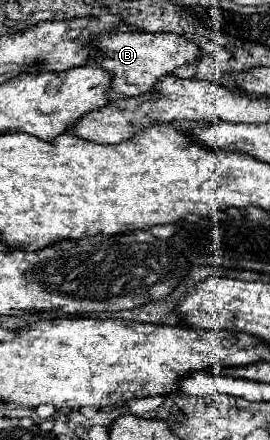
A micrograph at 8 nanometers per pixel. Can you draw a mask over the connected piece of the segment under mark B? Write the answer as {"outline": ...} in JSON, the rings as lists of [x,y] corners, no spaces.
{"outline":[[[119,32],[119,34],[103,34],[101,40],[101,58],[97,58],[97,62],[101,60],[101,68],[113,72],[113,84],[111,90],[115,96],[139,96],[145,92],[151,92],[155,88],[155,84],[163,78],[173,74],[177,68],[185,66],[185,64],[195,64],[199,60],[199,46],[193,44],[191,40],[179,36],[179,34],[149,34],[149,32]]]}

